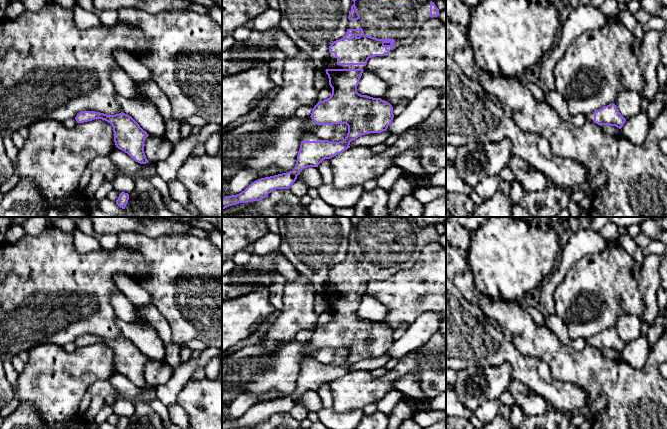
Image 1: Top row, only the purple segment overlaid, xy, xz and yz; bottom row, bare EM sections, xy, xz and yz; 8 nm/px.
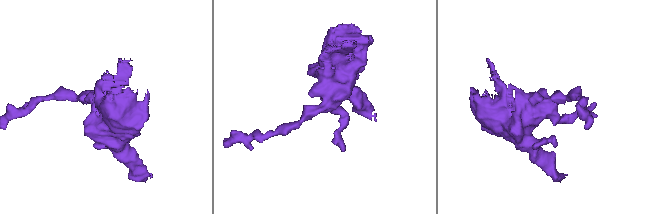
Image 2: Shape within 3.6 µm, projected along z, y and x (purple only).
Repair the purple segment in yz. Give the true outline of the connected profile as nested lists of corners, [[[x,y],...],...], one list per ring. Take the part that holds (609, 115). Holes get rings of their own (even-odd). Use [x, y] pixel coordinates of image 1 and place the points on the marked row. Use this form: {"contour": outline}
{"contour": [[[614,103],[587,115],[586,119],[587,121],[594,122],[600,126],[610,125],[619,129],[621,129],[626,122],[626,119],[621,115]]]}

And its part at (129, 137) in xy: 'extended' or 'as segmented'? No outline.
as segmented

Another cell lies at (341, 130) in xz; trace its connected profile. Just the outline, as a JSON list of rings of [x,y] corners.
[[[333,124],[335,128],[334,134],[328,139],[331,142],[343,141],[348,133],[348,126],[346,124]]]

